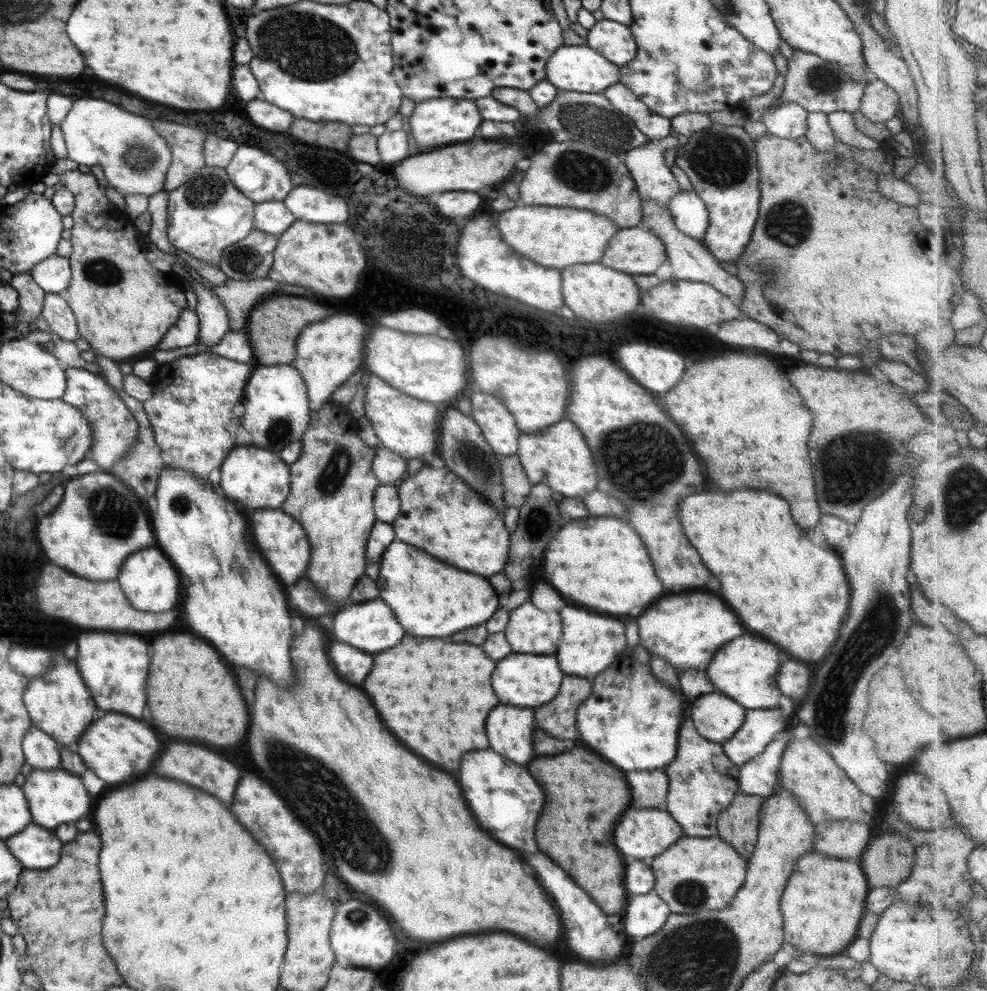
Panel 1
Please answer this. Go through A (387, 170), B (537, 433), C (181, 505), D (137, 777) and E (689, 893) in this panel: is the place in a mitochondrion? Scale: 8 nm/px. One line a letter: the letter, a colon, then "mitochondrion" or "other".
A: other
B: other
C: other
D: other
E: mitochondrion

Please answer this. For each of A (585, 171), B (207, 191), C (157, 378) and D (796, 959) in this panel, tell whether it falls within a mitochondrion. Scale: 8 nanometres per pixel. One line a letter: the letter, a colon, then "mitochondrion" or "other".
A: mitochondrion
B: mitochondrion
C: other
D: other

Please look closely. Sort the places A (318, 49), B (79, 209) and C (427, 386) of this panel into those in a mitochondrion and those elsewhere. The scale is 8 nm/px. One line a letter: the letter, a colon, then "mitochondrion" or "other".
A: mitochondrion
B: other
C: other

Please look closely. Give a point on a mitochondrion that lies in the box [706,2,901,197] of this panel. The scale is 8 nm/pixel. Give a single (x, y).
(822, 80)

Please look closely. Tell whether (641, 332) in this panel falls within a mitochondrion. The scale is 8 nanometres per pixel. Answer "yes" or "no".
no

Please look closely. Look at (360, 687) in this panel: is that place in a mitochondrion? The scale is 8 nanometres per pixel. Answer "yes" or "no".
no

